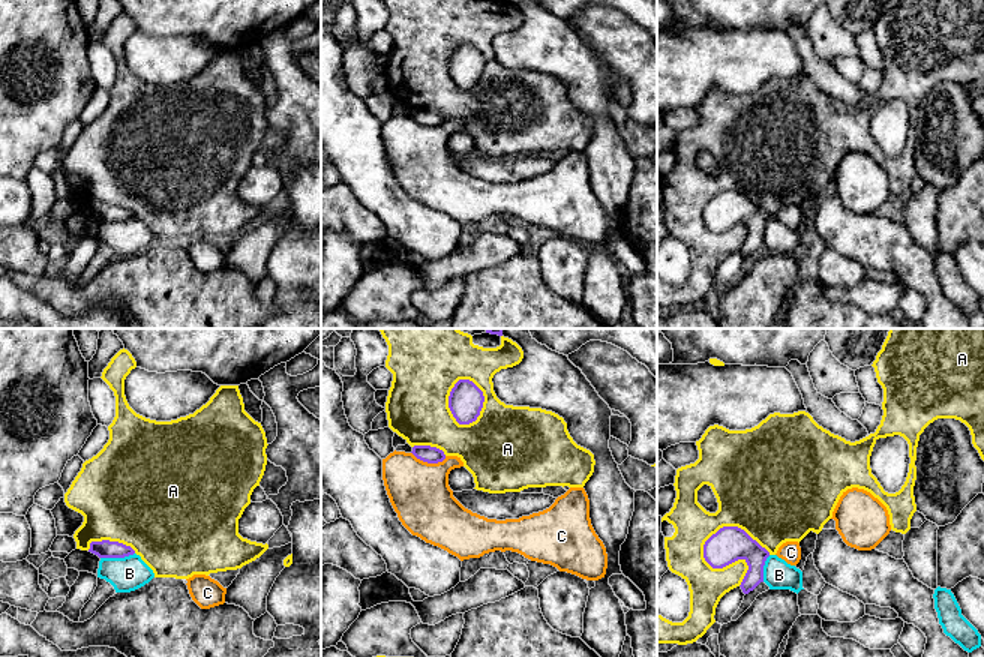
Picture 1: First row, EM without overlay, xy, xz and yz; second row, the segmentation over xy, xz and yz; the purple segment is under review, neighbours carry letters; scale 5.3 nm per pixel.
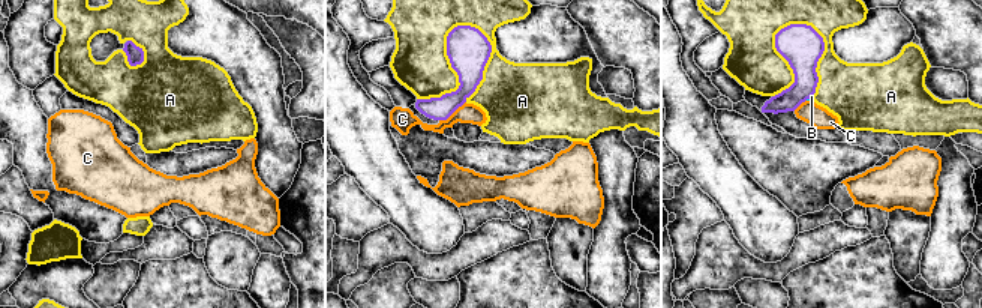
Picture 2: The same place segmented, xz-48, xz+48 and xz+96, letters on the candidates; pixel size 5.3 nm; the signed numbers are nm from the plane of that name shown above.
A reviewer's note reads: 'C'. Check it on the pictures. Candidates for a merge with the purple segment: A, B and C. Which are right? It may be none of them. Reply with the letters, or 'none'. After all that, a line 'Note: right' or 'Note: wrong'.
none
Note: wrong

